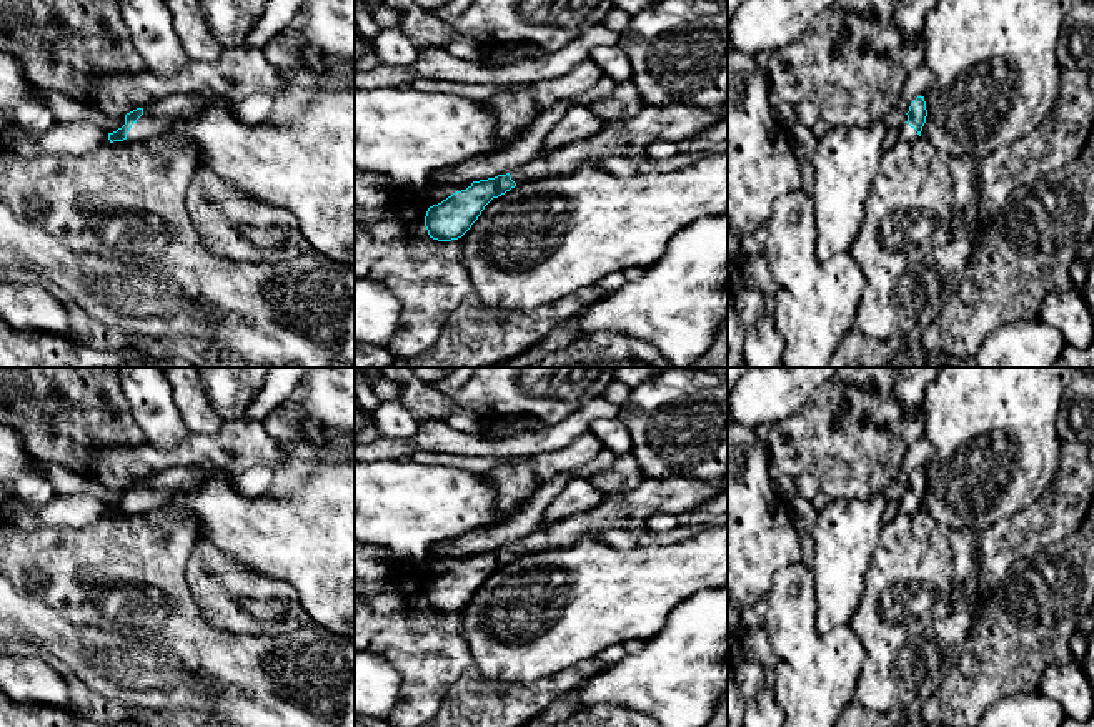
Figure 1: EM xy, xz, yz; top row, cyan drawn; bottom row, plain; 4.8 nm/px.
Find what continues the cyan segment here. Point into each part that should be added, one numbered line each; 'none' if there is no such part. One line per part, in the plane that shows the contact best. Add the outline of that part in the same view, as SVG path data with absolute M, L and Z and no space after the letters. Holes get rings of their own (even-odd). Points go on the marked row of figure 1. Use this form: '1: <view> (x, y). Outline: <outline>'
1: xy (157, 117). Outline: M177 93L150 103L143 115L132 125L127 140L148 140L162 136L177 121L196 118L201 111L201 98L195 93Z

